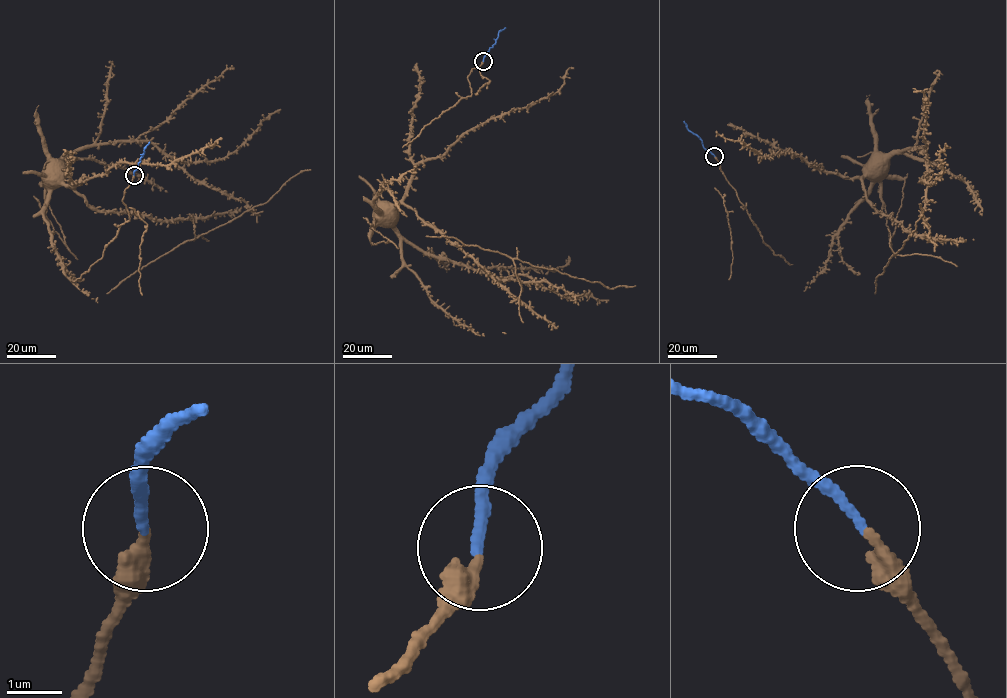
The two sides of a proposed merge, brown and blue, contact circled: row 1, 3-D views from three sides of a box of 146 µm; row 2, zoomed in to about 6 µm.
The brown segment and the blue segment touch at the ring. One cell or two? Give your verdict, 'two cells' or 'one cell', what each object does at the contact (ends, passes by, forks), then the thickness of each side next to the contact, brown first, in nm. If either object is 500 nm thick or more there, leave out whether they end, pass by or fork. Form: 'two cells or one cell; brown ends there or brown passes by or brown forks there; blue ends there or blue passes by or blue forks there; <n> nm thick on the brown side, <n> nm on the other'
one cell; brown ends there; blue ends there; 280 nm thick on the brown side, 190 nm on the other

